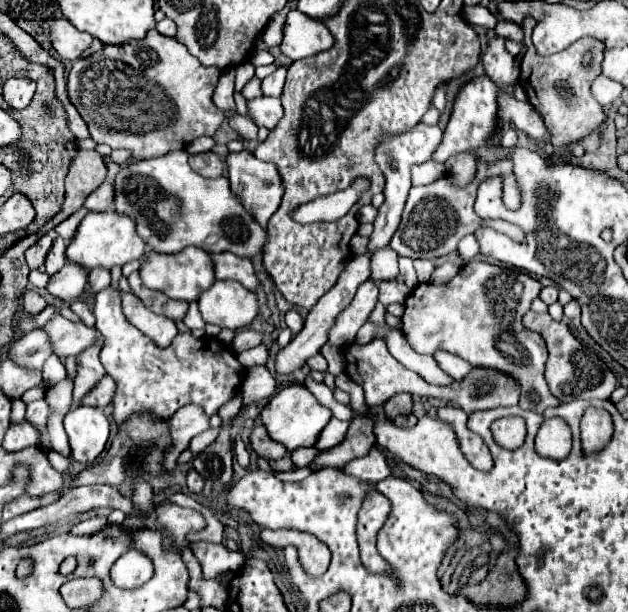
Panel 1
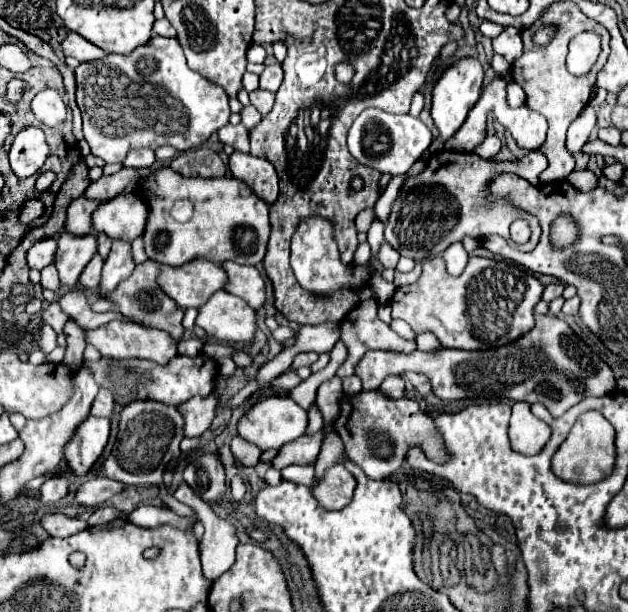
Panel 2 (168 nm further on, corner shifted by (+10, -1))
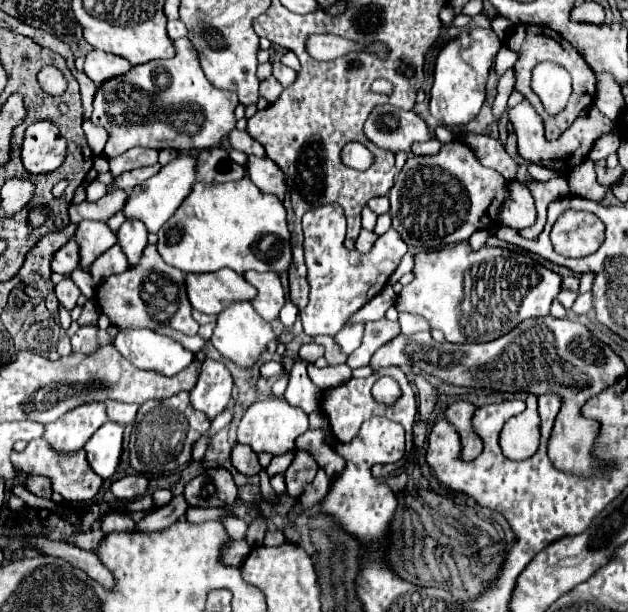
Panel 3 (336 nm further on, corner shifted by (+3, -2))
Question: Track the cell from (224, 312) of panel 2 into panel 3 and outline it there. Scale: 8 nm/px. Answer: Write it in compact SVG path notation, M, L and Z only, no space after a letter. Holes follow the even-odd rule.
M231 302L217 316L217 326L213 330L211 342L223 356L227 356L235 364L247 368L247 366L253 366L253 362L259 358L259 354L267 348L267 344L273 338L275 338L275 334L269 326L269 322L265 322L249 302Z

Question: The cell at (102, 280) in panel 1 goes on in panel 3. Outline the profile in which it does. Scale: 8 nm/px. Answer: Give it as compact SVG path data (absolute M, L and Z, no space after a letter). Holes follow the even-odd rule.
M115 244L115 246L111 246L107 252L103 252L103 256L99 256L99 258L91 264L89 274L93 276L95 284L101 284L101 282L105 282L109 276L121 274L121 272L125 272L125 270L127 270L127 258L123 258L121 248Z

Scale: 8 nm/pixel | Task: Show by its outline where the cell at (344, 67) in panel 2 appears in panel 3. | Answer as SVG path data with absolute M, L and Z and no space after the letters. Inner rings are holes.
M391 104L375 106L365 122L365 136L381 150L389 150L393 154L405 152L413 156L413 142L431 140L429 126L415 112L405 112Z

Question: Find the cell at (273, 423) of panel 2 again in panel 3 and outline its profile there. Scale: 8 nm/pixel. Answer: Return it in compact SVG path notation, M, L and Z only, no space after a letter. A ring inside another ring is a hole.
M267 398L261 402L255 402L247 408L243 414L239 428L237 428L237 440L241 444L251 446L257 454L259 452L269 452L269 454L285 454L295 450L295 440L309 428L307 424L307 414L301 408L295 408L287 404L283 398Z

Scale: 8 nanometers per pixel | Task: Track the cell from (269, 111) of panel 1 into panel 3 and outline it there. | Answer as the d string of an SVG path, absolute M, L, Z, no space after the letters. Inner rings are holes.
M273 76L267 78L267 80L263 80L261 86L259 86L261 98L265 98L269 104L273 104L273 102L279 98L281 92L283 92L283 86L279 86L279 82L277 82Z

